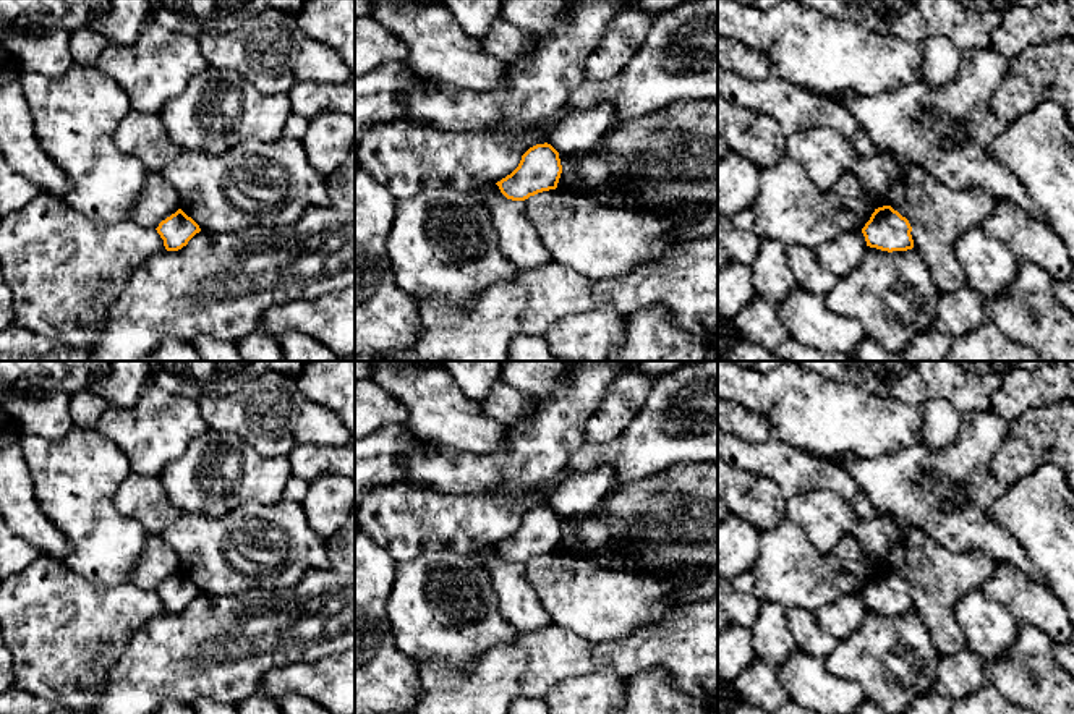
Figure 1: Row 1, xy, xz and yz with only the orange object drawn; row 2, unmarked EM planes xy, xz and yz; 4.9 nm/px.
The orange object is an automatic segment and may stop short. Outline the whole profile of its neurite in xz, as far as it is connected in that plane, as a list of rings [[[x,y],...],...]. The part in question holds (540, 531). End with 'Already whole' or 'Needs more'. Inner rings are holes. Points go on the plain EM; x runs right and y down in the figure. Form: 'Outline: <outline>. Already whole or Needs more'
Outline: [[[544,505],[530,510],[518,529],[496,547],[507,562],[525,563],[538,555],[556,552],[560,536],[559,515]]]. Already whole

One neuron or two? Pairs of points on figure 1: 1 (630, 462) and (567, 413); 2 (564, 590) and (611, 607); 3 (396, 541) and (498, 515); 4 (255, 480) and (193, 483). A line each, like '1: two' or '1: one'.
1: two
2: one
3: one
4: one

